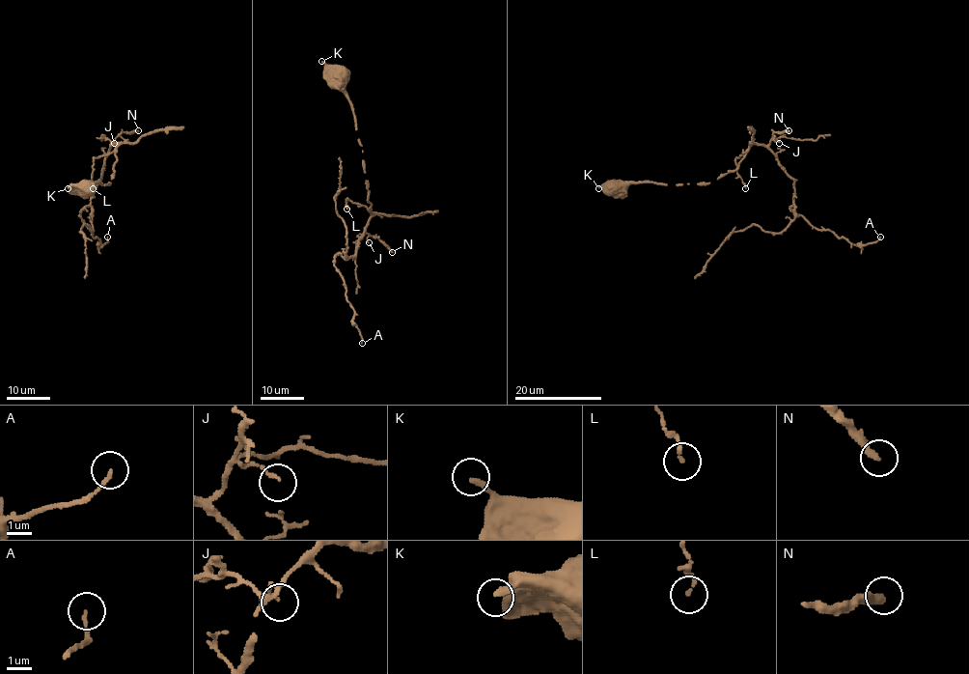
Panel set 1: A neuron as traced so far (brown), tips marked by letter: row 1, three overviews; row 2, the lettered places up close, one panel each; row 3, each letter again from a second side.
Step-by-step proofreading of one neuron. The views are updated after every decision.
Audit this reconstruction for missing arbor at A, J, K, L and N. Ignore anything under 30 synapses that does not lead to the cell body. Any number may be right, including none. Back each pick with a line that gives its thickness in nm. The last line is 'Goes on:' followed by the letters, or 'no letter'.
Goes on: no letter

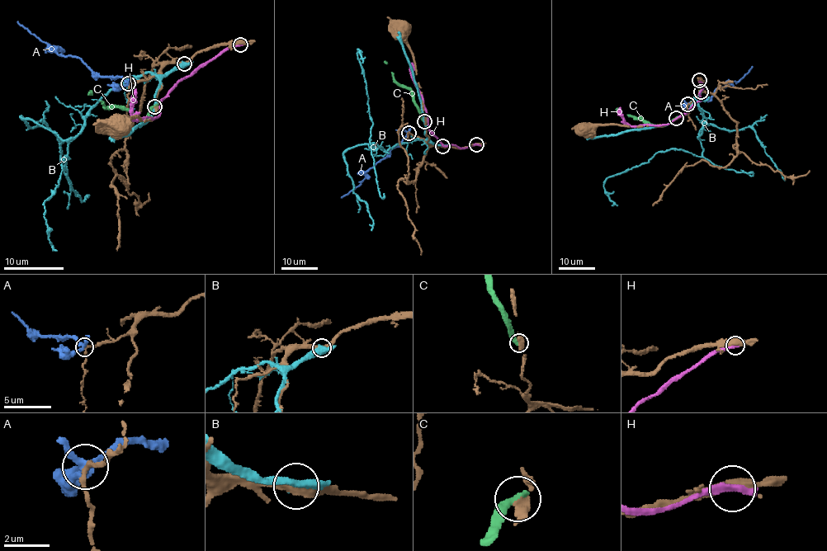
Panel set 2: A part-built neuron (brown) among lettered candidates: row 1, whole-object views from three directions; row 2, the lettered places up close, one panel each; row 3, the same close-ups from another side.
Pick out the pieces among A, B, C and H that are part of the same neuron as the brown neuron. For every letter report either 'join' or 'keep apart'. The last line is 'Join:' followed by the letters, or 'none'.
A: keep apart
B: keep apart
C: keep apart
H: keep apart
Join: none

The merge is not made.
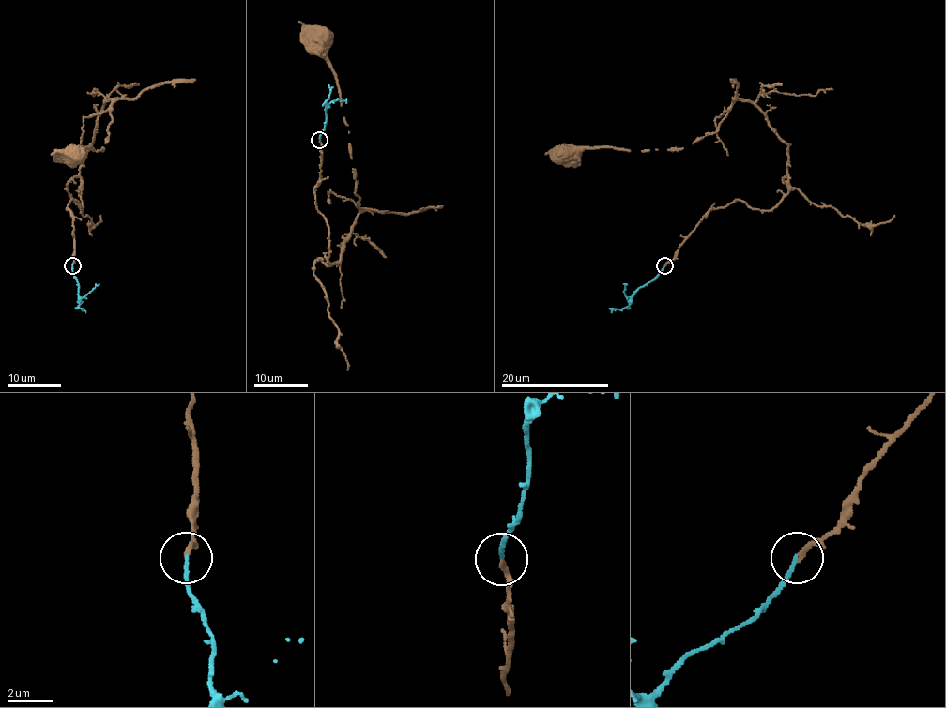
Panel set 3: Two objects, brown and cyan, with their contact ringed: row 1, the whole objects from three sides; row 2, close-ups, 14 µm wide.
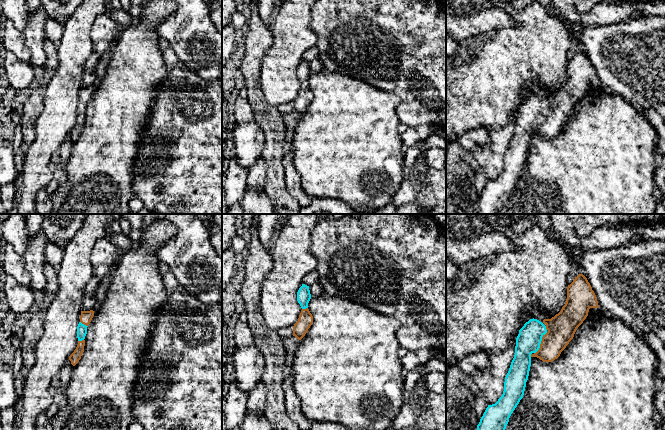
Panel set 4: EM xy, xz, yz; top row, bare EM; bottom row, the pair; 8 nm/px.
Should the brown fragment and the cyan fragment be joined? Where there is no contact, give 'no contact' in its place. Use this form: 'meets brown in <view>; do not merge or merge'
meets brown in yz; merge

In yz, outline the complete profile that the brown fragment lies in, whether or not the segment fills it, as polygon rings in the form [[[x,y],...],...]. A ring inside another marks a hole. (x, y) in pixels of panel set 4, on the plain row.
[[[579,50],[568,61],[566,79],[558,90],[551,95],[544,95],[542,98],[533,94],[524,100],[516,114],[515,131],[505,153],[503,170],[495,180],[488,181],[486,184],[477,201],[478,210],[475,214],[503,213],[511,190],[523,174],[529,152],[531,134],[537,133],[543,138],[552,138],[557,135],[573,115],[577,104],[588,92],[589,85],[598,83],[597,73],[590,59],[583,50]]]

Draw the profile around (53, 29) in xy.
[[[48,17],[45,21],[45,34],[54,44],[58,45],[62,34],[64,25],[57,22],[56,20]]]

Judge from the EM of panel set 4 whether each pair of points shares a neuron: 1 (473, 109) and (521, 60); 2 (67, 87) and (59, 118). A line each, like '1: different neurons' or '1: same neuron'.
1: same neuron
2: same neuron

